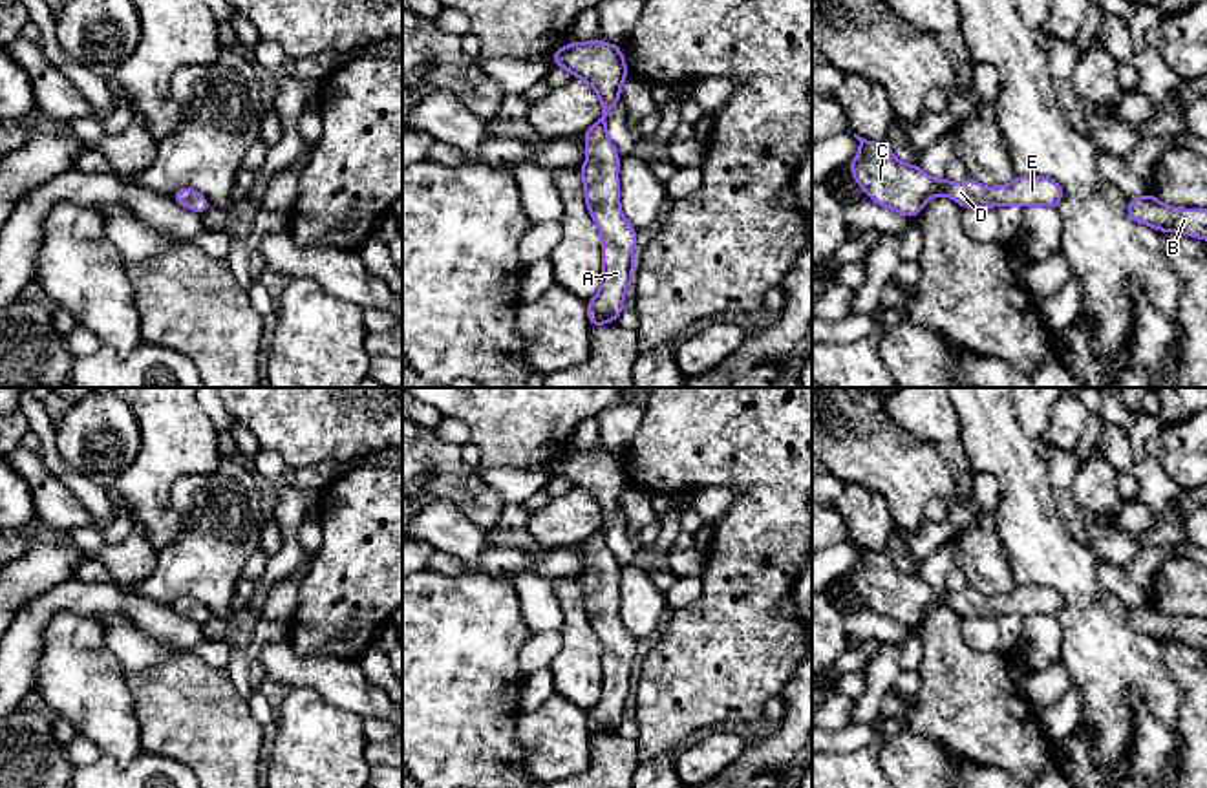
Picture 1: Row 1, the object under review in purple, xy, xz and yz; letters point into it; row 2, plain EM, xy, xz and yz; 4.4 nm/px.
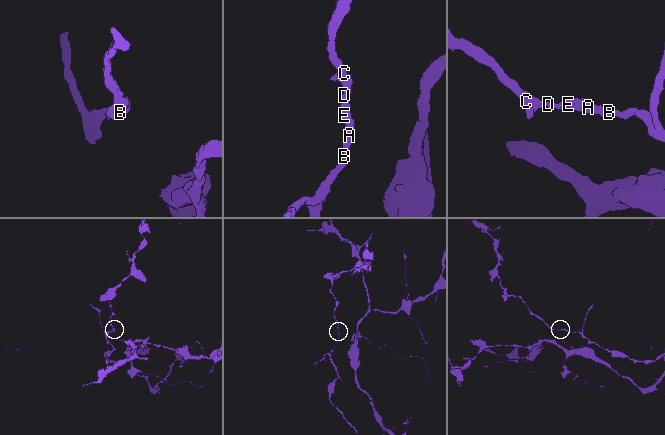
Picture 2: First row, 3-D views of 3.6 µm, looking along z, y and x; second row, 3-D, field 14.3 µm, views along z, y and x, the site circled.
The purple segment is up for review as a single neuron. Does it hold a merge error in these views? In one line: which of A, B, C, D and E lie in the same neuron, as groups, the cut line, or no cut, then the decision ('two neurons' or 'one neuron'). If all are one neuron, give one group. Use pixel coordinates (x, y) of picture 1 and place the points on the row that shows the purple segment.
groups A B C D E; cut none; one neuron

